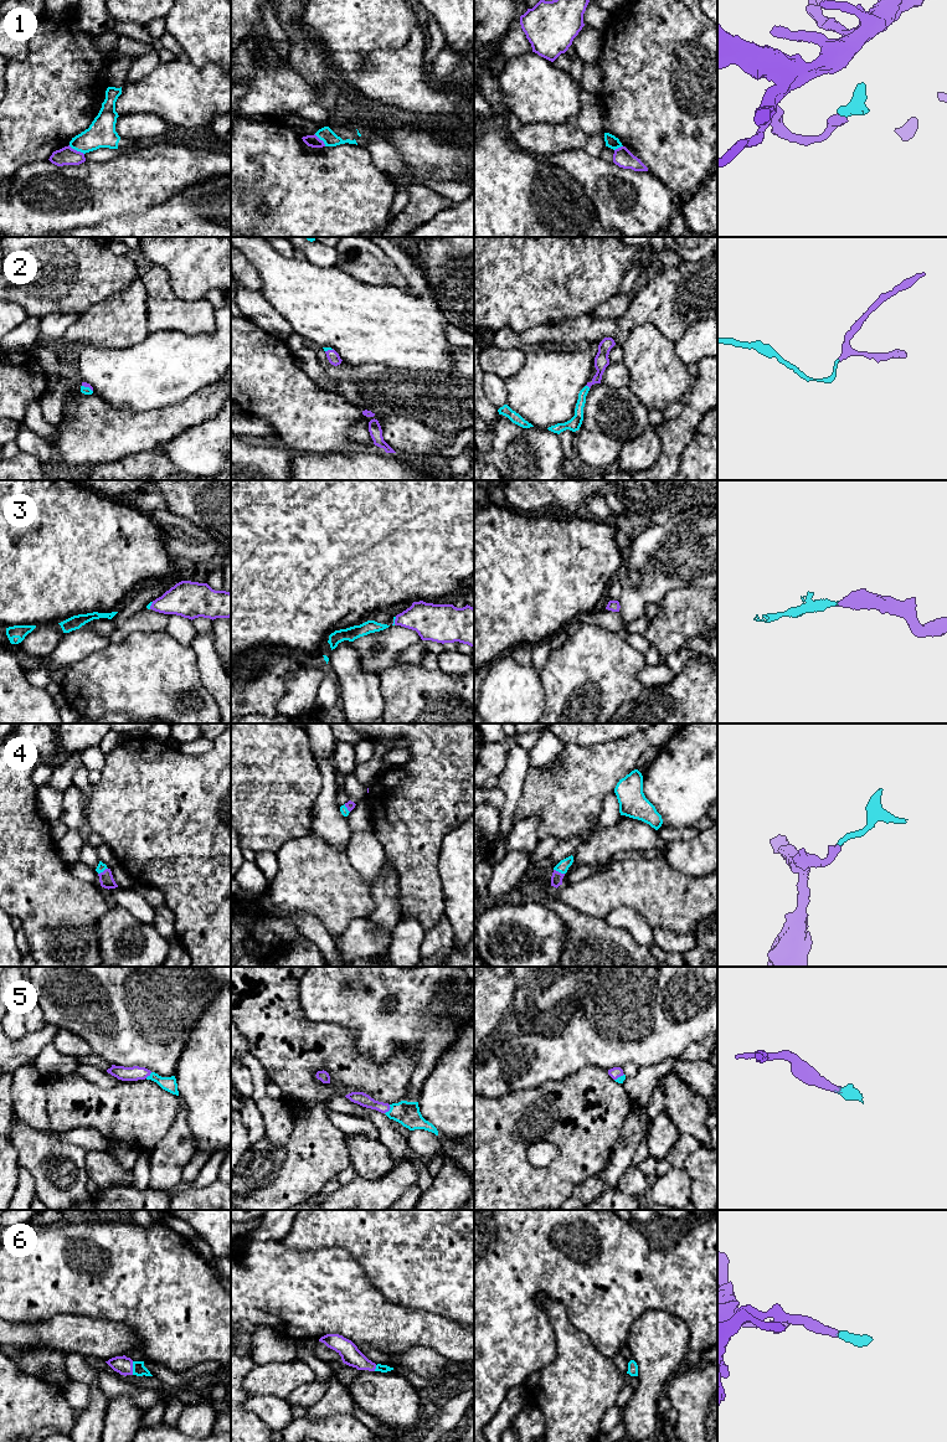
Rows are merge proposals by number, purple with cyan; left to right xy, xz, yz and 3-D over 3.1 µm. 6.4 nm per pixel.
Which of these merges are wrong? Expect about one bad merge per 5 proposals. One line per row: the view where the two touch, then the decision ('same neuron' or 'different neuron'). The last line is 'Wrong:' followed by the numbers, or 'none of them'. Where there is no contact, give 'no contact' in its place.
1: contact in xy; different neuron
2: contact in yz; same neuron
3: contact in xz; same neuron
4: contact in yz; same neuron
5: contact in xz; same neuron
6: contact in xy; same neuron
Wrong: 1

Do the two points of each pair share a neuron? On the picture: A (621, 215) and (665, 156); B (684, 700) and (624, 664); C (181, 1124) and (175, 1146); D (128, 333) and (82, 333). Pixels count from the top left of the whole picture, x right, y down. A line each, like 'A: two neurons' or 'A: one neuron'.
A: two neurons
B: two neurons
C: one neuron
D: one neuron

